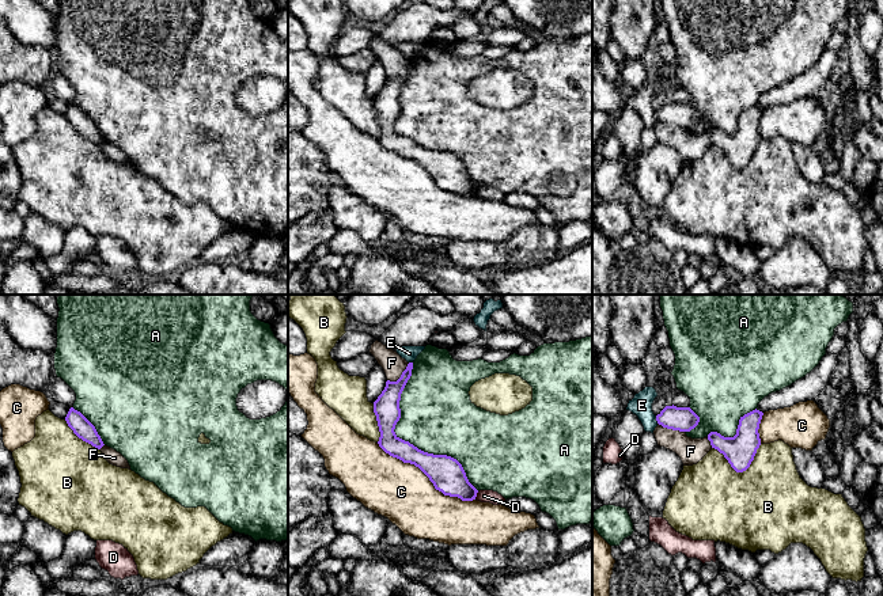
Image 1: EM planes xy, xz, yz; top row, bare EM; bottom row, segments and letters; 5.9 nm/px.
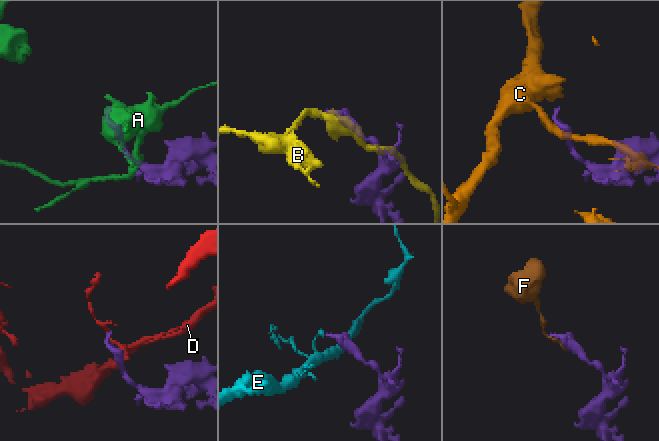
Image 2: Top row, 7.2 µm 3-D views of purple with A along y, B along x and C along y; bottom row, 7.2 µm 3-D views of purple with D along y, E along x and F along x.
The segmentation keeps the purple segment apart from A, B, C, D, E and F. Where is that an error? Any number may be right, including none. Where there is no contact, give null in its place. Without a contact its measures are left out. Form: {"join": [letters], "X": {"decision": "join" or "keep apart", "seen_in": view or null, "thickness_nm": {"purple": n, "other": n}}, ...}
{"join": [], "A": {"decision": "keep apart", "seen_in": "xz", "thickness_nm": {"purple": 170, "other": 440}}, "B": {"decision": "keep apart", "seen_in": "yz", "thickness_nm": {"purple": 180, "other": 480}}, "C": {"decision": "keep apart", "seen_in": "xz", "thickness_nm": {"purple": 200, "other": 360}}, "D": {"decision": "keep apart", "seen_in": "xz", "thickness_nm": {"purple": 200, "other": 80}}, "E": {"decision": "keep apart", "seen_in": "yz", "thickness_nm": {"purple": 140, "other": 130}}, "F": {"decision": "keep apart", "seen_in": "xz", "thickness_nm": {"purple": 160, "other": 140}}}

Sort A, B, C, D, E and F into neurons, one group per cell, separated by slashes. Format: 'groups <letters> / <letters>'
groups A / B / C / D / E / F

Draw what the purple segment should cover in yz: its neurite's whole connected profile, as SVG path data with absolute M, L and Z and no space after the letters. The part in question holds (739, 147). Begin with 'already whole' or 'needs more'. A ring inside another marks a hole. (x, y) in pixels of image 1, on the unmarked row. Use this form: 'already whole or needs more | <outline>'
already whole | M755 105L740 113L734 133L724 133L717 128L708 130L712 144L723 149L736 168L743 168L750 163L761 141L758 125L762 111L763 109Z

